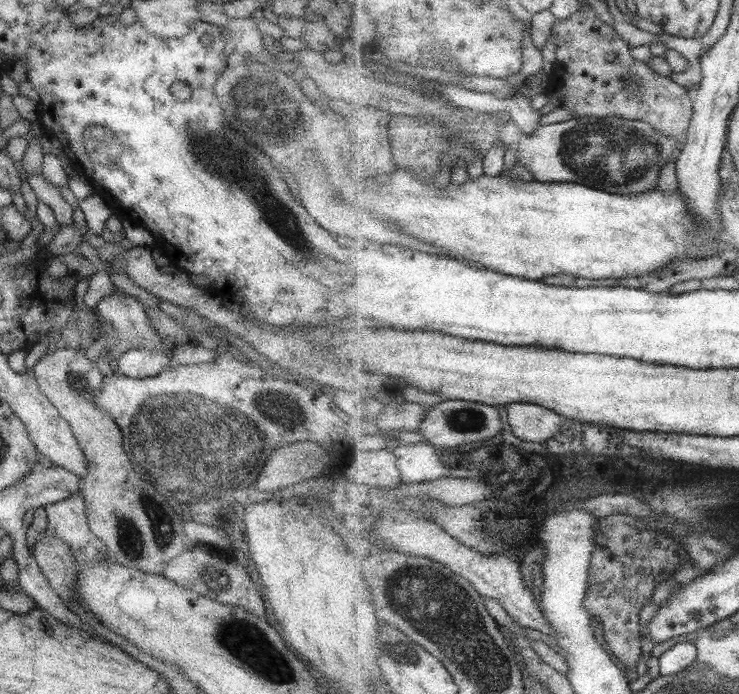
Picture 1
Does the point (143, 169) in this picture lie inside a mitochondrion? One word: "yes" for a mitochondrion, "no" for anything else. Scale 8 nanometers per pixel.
no

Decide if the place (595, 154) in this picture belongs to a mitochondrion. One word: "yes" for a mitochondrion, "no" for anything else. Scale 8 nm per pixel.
yes

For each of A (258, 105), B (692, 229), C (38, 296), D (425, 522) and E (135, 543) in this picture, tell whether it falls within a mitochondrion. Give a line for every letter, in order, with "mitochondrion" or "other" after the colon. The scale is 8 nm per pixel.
A: mitochondrion
B: other
C: other
D: other
E: mitochondrion

